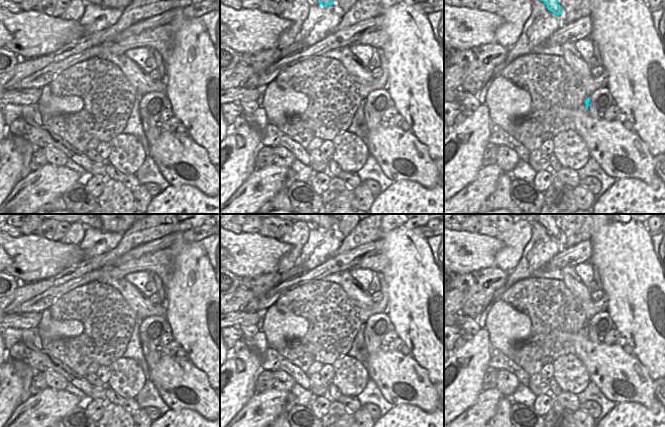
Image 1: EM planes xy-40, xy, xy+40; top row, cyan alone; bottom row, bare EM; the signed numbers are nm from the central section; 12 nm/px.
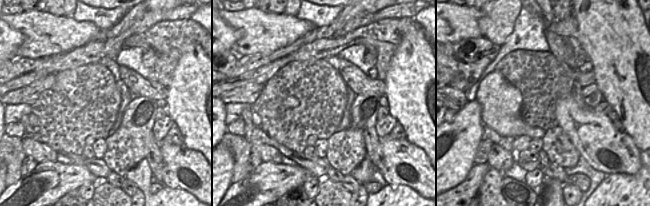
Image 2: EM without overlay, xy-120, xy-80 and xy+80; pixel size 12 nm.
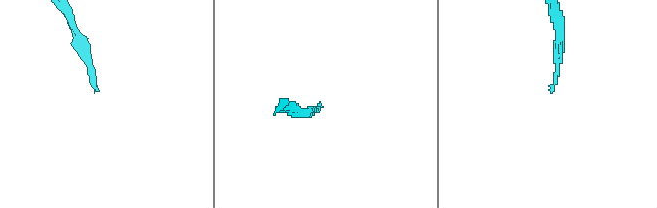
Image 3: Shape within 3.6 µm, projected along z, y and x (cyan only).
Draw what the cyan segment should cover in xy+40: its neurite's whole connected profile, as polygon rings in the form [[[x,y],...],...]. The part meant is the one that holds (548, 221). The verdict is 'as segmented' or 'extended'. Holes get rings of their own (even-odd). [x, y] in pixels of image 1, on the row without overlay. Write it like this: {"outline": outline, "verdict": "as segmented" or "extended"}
{"outline": [[[535,214],[535,220],[547,229],[548,234],[556,239],[561,239],[561,230],[553,214]]], "verdict": "as segmented"}

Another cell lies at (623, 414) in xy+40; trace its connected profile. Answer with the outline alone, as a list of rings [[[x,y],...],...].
[[[659,400],[650,408],[638,403],[618,403],[594,427],[665,427],[665,409]]]

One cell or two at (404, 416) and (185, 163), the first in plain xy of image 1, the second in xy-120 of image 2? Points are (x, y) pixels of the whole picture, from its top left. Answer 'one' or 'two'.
two

